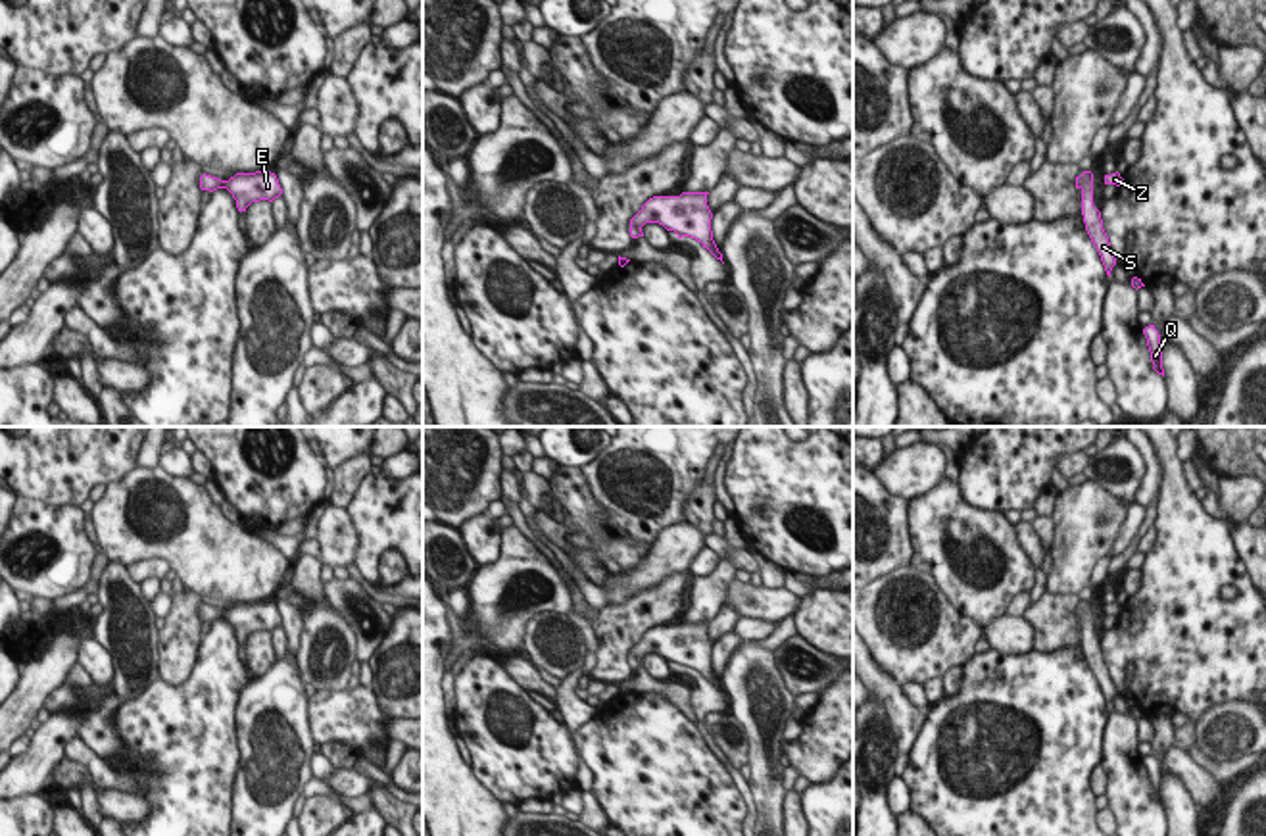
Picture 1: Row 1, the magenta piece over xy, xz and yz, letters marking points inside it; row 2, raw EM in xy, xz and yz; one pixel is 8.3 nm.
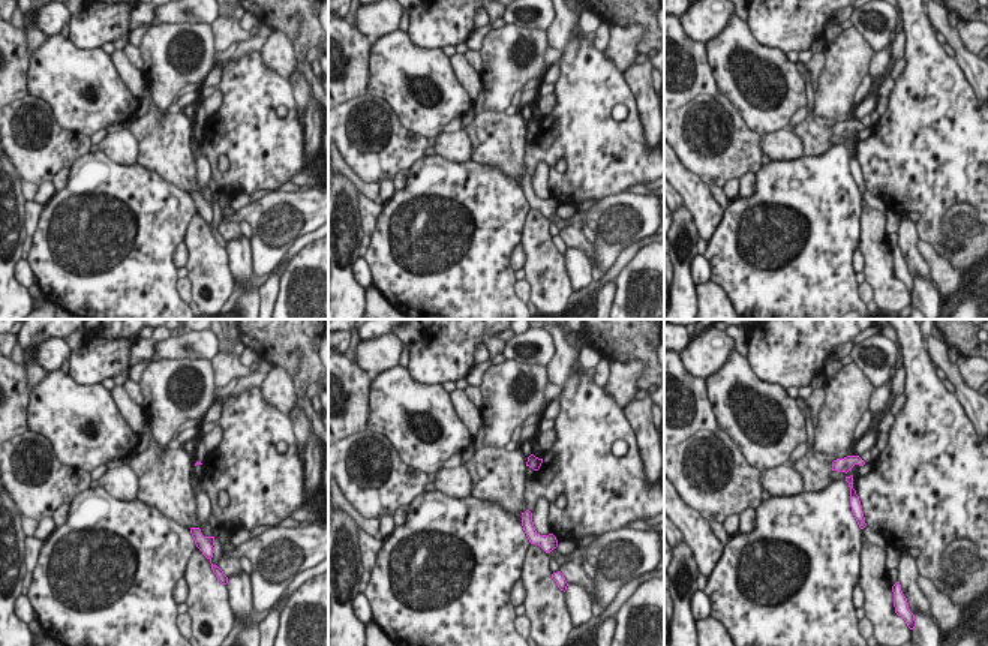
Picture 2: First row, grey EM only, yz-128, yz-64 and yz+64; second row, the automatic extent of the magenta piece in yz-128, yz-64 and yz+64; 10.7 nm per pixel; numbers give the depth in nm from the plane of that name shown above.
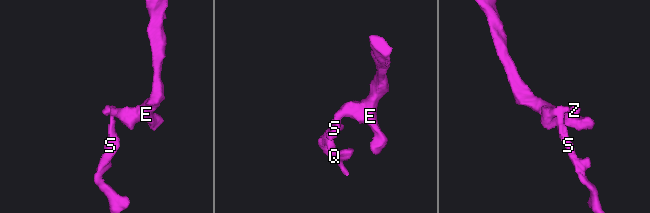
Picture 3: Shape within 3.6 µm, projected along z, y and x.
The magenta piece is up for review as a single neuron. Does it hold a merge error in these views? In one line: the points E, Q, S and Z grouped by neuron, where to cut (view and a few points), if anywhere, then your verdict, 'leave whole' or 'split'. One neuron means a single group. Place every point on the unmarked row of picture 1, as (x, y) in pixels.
groups E Q S Z; cut none; leave whole

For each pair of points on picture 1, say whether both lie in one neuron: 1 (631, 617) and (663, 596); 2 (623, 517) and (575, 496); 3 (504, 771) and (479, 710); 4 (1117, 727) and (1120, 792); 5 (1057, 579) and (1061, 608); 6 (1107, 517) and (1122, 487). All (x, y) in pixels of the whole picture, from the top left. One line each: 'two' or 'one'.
1: one
2: two
3: one
4: one
5: two
6: two

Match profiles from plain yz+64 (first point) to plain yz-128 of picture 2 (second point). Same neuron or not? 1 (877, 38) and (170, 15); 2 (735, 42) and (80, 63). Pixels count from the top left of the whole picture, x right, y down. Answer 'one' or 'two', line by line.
1: one
2: one

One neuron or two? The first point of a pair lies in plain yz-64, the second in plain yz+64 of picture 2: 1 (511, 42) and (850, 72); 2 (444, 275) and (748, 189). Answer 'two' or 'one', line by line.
1: one
2: two

